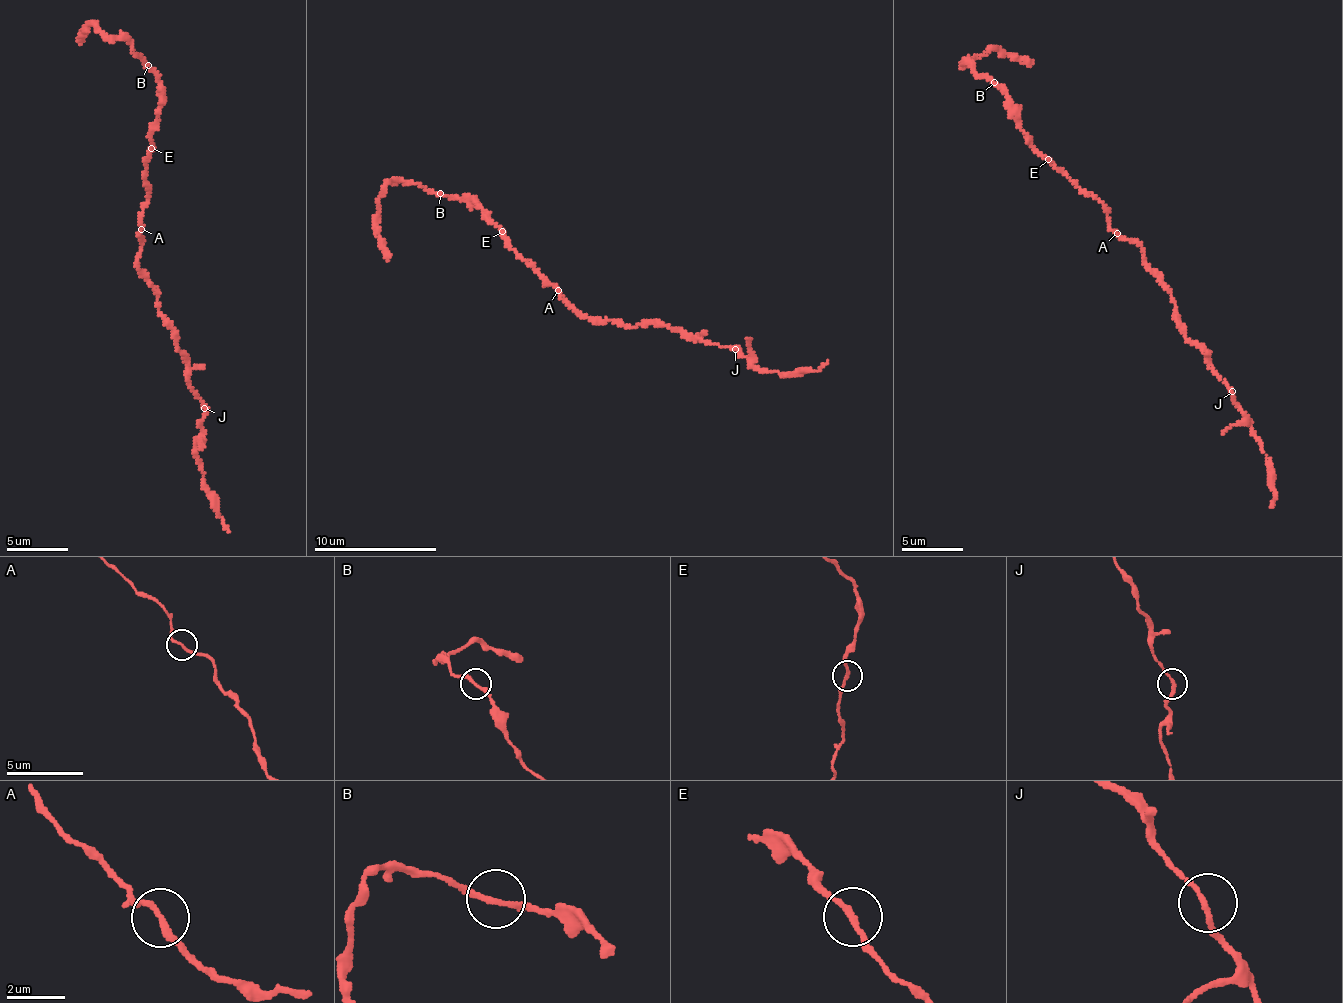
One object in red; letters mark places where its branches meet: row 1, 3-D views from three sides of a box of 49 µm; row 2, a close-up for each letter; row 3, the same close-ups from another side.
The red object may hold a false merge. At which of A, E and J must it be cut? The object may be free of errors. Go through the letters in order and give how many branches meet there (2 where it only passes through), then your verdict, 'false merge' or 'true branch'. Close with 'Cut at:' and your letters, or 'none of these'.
A: 2 | true branch
E: 2 | true branch
J: 2 | true branch
Cut at: none of these

